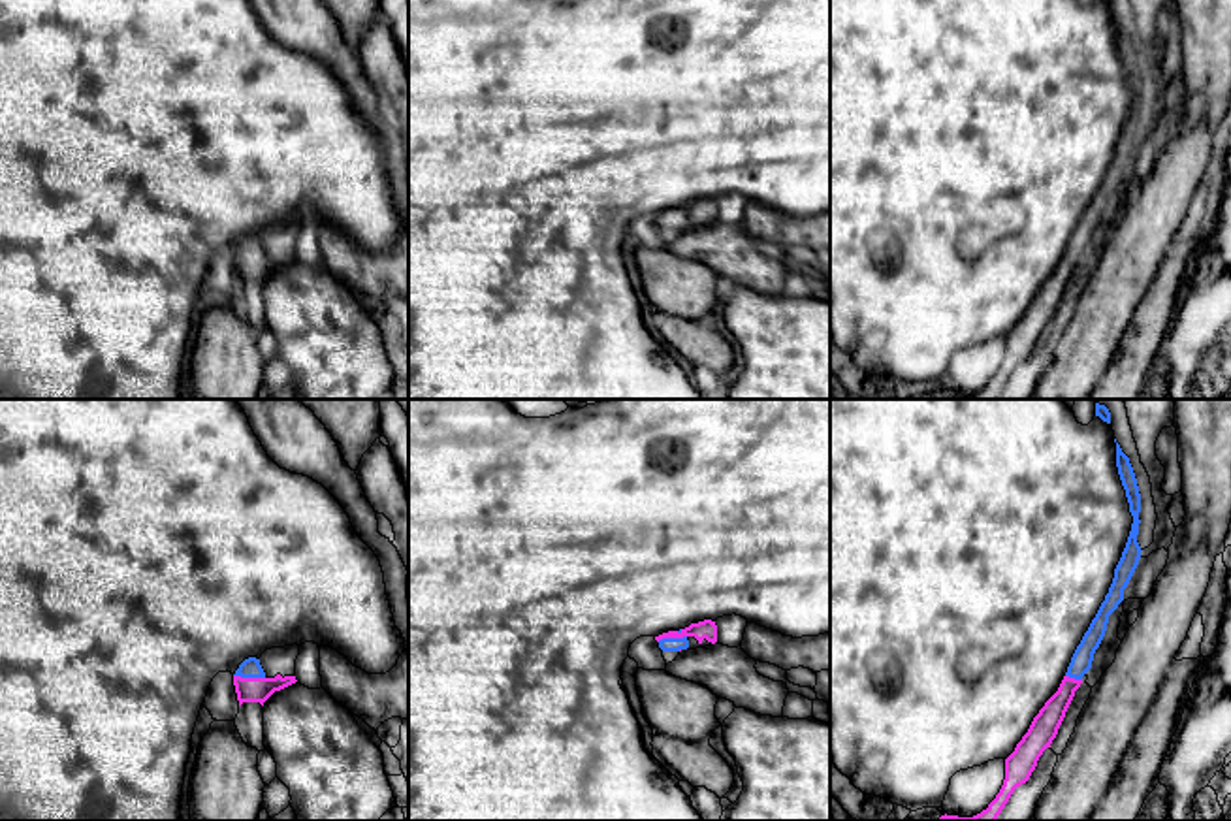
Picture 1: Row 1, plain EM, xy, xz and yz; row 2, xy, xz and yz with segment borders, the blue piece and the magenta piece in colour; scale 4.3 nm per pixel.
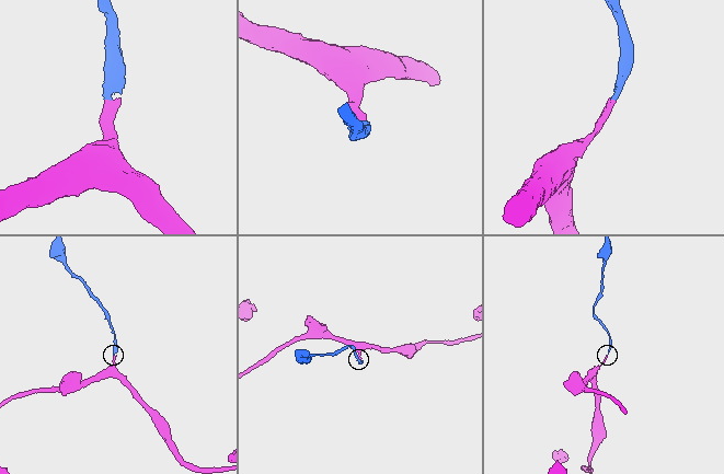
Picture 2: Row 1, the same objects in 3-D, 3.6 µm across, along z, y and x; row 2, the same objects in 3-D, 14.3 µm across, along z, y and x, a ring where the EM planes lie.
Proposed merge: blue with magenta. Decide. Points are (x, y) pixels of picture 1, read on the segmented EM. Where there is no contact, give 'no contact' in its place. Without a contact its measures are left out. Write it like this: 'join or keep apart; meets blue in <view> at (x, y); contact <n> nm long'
join; meets blue in xy at (249, 676); contact 140 nm long

